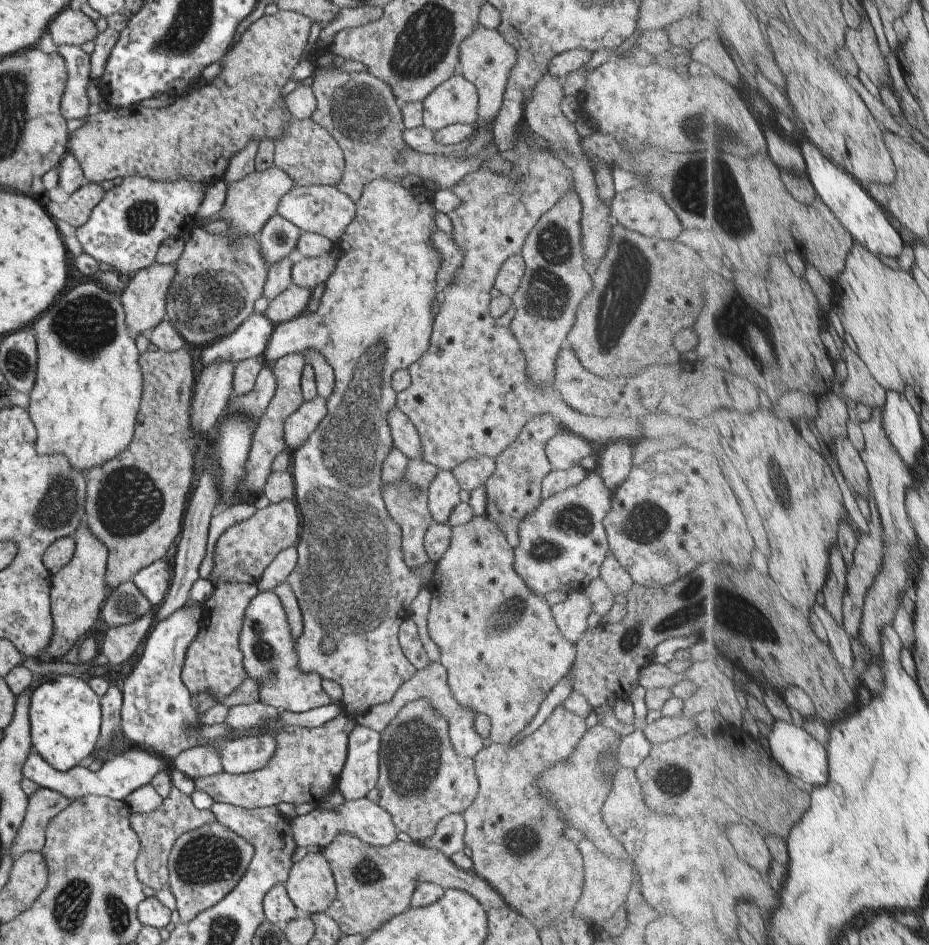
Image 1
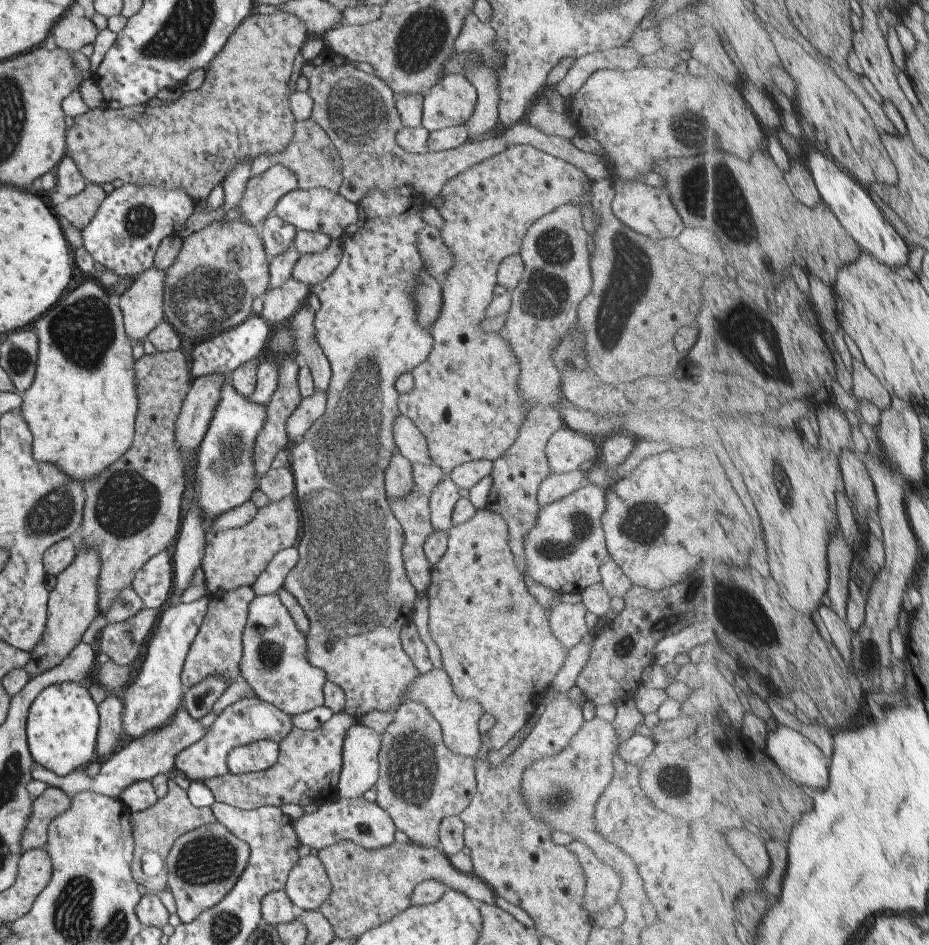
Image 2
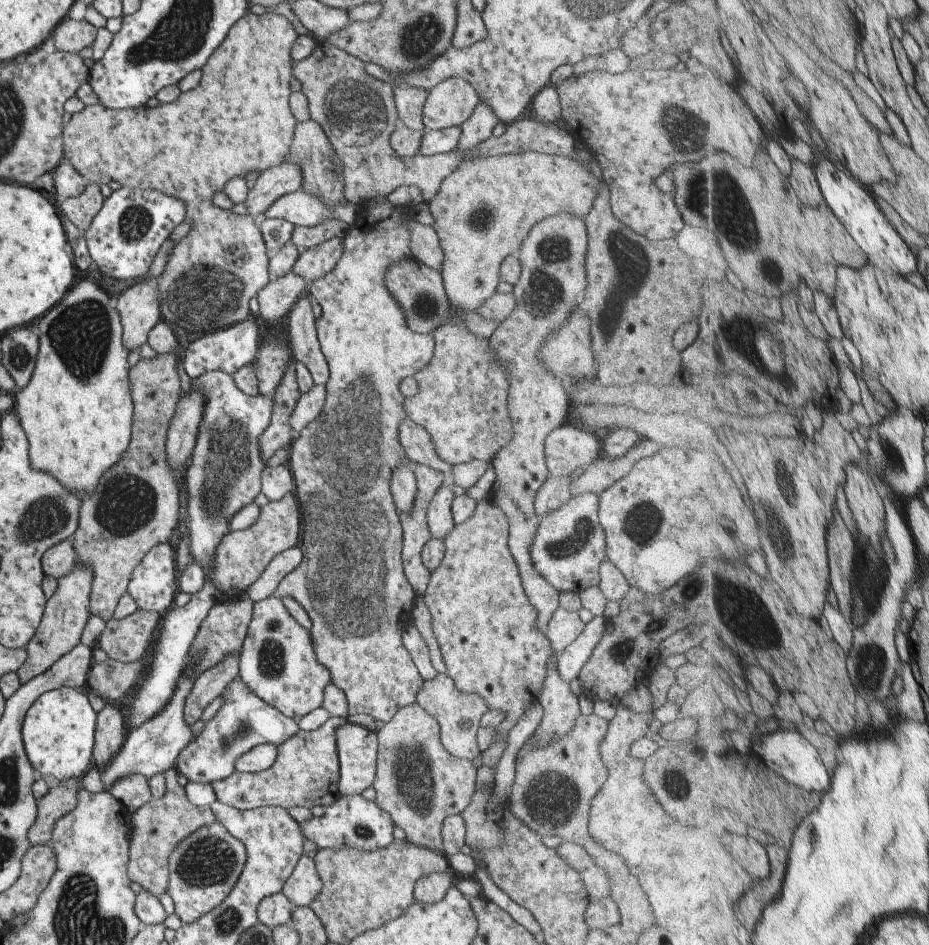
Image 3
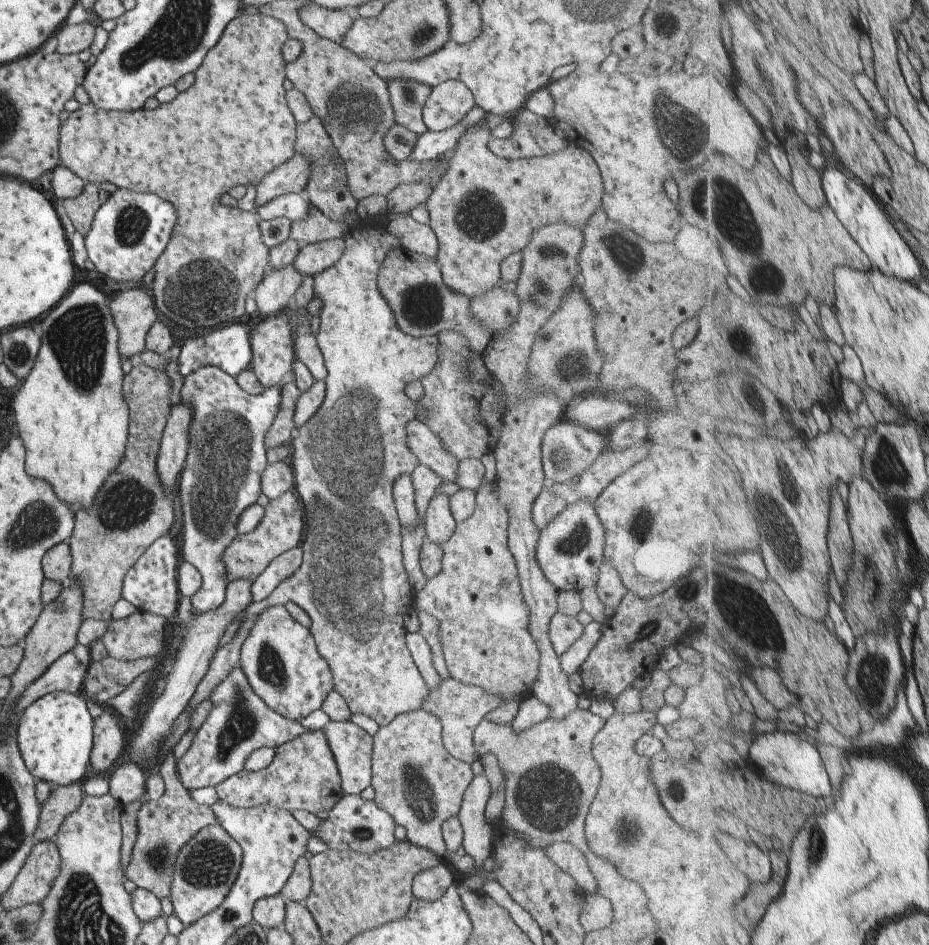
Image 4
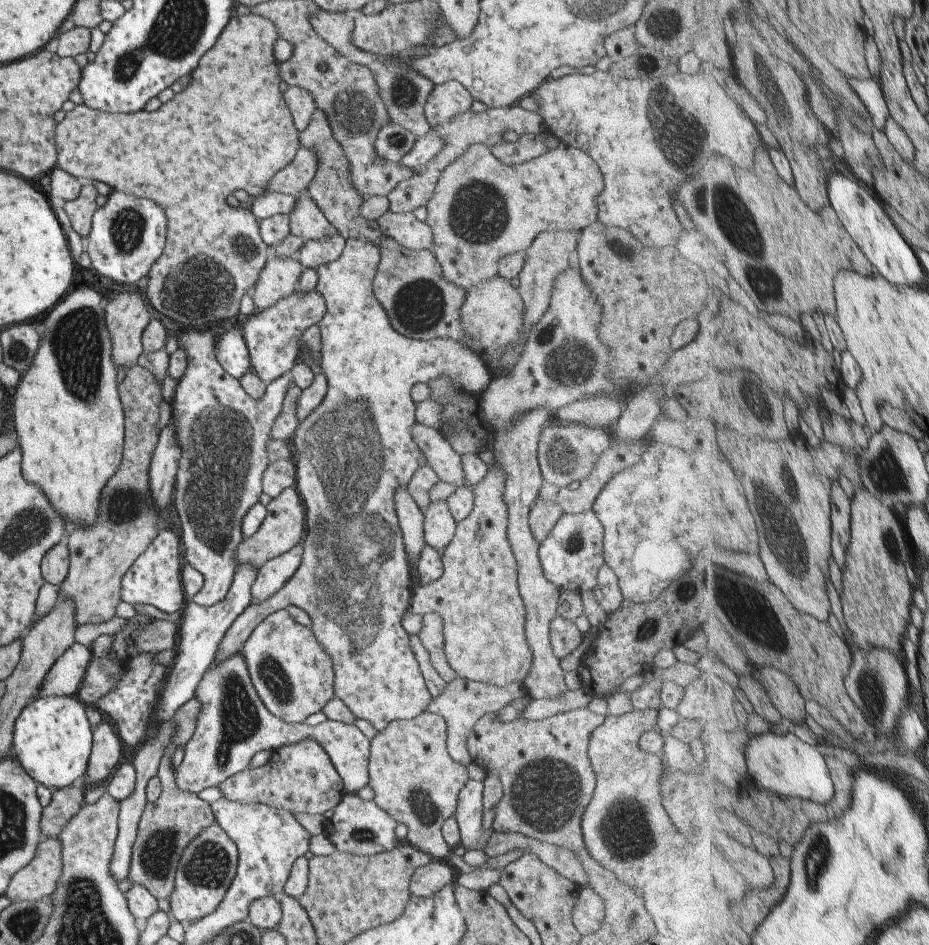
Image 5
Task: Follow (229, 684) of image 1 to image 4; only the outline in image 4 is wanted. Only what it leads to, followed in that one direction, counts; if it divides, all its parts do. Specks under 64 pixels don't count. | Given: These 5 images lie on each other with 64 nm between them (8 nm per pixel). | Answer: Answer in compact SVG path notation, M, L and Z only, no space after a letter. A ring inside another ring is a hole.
M357 219L357 225L350 230L350 233L344 239L345 249L340 260L338 260L334 266L330 266L330 268L318 272L314 279L313 294L320 296L323 306L320 314L321 322L320 331L317 335L317 343L320 347L322 356L324 357L324 366L326 366L326 370L328 371L325 378L326 390L324 402L320 405L320 408L316 410L316 414L311 416L310 420L308 420L304 426L300 426L300 428L295 431L296 436L290 442L292 456L289 463L295 479L294 491L299 497L299 500L303 503L305 512L303 520L305 530L300 544L303 548L303 563L292 573L290 578L286 578L282 584L279 584L276 587L276 590L272 591L270 596L267 596L264 600L258 602L253 601L252 604L249 604L245 608L244 612L236 614L236 618L232 620L232 624L226 626L226 630L224 630L222 638L220 638L220 644L218 644L217 651L208 667L206 676L202 679L202 682L198 684L193 699L190 700L188 706L182 711L178 720L174 722L174 732L172 732L172 736L162 744L162 752L174 750L174 746L180 742L180 738L188 732L192 708L196 708L200 702L210 699L212 692L214 692L214 688L216 688L222 680L226 680L228 674L240 664L239 658L242 645L248 638L252 626L254 626L254 623L256 622L256 618L258 618L266 608L272 608L272 606L285 606L288 602L294 602L294 604L300 606L300 608L305 610L306 614L310 616L312 626L310 626L309 630L312 633L312 636L314 636L320 656L322 656L322 658L328 662L328 666L330 666L330 670L333 674L333 689L344 699L351 714L364 714L365 716L372 718L378 726L385 727L386 724L390 724L399 714L408 714L408 712L414 712L417 711L418 708L422 708L424 700L426 700L428 694L430 694L430 690L426 686L426 683L408 650L405 640L407 631L404 628L404 616L414 611L413 605L415 593L403 564L403 552L401 548L402 528L395 507L393 484L398 476L406 476L406 474L411 476L414 469L420 465L418 458L410 452L408 440L406 440L406 424L412 422L416 417L414 401L406 396L406 386L412 381L419 381L420 378L428 376L428 374L436 368L436 364L438 364L438 348L440 348L440 340L433 336L414 338L409 334L404 334L404 332L398 328L398 324L396 324L396 318L394 318L392 308L388 306L388 302L384 300L384 296L382 296L380 290L378 290L378 282L376 282L376 280L378 280L378 274L382 271L386 254L388 254L390 250L394 250L394 248L402 248L400 240L398 240L394 234L390 234L390 232L386 230L384 221L379 221L379 219Z

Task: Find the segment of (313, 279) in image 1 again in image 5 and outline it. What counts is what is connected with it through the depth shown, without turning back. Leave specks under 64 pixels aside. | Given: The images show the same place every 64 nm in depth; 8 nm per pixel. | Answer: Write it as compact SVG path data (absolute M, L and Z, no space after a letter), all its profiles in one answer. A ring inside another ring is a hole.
M342 235L326 236L320 240L308 240L297 253L298 262L303 268L320 268L340 258L345 247L345 240Z

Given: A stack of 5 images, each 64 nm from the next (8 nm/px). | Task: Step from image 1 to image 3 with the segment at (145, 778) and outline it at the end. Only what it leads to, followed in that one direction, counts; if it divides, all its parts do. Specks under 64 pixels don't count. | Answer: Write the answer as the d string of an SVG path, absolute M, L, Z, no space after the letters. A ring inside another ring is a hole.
M182 670L176 692L174 692L172 700L168 702L168 706L160 714L154 714L154 718L150 718L148 722L142 722L138 728L129 731L120 752L110 764L103 767L104 772L102 772L101 778L102 784L106 786L106 791L110 791L110 788L120 778L124 778L128 774L144 774L148 779L151 776L163 774L168 768L175 766L177 756L185 746L192 742L192 726L184 720L184 710L186 698L190 696L194 682L196 682L196 678L184 676L184 670Z

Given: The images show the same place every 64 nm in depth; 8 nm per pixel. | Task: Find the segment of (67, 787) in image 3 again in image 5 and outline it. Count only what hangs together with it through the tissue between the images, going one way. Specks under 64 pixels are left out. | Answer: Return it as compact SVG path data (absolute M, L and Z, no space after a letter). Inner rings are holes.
M80 784L52 791L50 803L43 808L40 822L42 835L45 838L57 838L70 818L74 818L82 808L84 796L84 788Z

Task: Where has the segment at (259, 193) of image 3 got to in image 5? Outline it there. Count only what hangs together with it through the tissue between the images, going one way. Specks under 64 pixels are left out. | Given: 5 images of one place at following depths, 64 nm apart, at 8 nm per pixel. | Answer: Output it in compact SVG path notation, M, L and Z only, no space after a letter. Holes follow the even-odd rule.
M301 146L294 160L268 182L265 192L280 192L290 196L300 195L315 177L317 164L318 156L314 156L310 148Z

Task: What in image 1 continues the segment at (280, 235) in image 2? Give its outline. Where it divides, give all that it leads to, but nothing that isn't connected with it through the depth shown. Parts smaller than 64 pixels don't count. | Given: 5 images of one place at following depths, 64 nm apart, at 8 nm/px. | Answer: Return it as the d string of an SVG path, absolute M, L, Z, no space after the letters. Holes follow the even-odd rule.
M280 214L271 216L257 238L266 264L272 265L286 256L296 255L296 244L300 234L300 228L282 218Z

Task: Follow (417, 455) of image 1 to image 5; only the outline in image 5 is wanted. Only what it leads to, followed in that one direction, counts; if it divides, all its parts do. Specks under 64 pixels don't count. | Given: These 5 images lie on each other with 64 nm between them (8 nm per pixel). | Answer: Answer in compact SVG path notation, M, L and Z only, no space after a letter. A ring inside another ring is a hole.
M416 423L412 426L412 440L426 456L426 465L431 466L440 481L453 484L457 488L471 488L466 484L461 456L442 438L439 429Z

